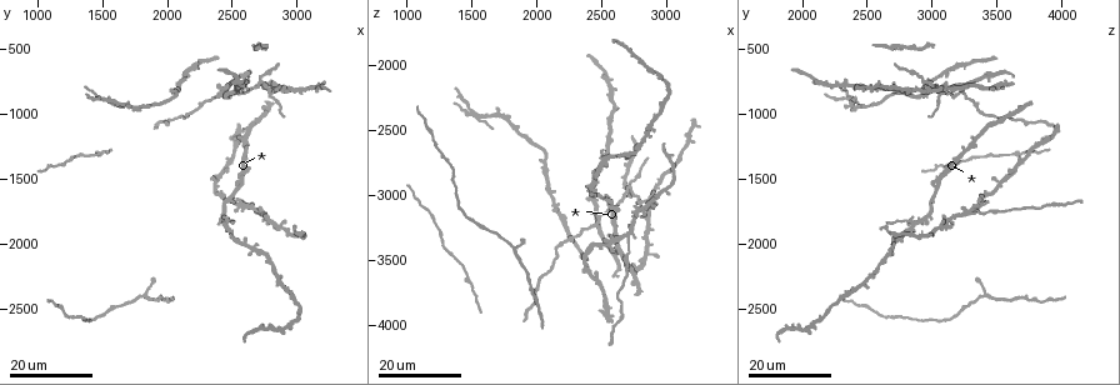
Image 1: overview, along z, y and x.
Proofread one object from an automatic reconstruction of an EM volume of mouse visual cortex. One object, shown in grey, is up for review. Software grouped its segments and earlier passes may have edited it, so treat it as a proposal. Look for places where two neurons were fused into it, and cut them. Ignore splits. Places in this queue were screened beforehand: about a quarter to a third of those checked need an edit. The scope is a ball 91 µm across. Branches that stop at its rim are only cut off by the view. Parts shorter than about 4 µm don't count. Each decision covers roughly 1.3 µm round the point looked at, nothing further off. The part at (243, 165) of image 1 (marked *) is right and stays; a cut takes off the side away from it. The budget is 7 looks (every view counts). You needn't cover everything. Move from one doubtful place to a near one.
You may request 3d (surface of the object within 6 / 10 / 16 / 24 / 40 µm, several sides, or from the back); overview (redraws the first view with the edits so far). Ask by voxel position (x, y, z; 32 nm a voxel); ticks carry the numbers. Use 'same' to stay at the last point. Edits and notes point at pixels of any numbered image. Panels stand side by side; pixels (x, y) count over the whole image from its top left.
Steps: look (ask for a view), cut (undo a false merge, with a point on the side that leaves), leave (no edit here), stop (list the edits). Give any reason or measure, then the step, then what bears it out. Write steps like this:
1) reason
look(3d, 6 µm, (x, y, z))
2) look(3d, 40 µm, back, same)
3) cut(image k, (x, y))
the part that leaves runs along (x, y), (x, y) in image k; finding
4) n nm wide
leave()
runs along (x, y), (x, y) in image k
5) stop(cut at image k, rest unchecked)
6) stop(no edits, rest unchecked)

arms part here
look(3d, 24 µm, (2680, 1740, 3300))

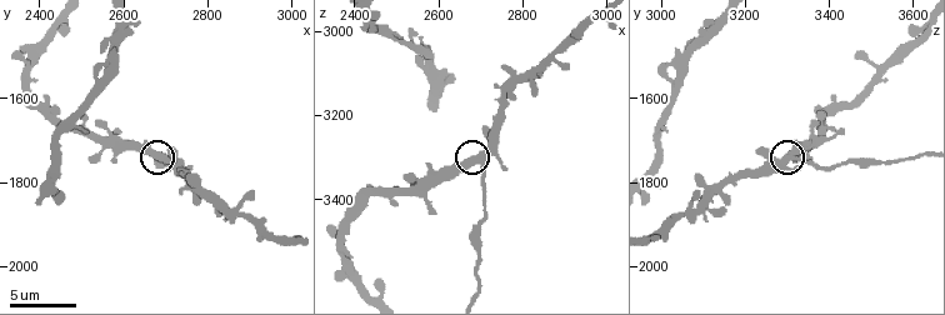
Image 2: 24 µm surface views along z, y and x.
look(3d, 10 µm, (2695, 1730, 3315))

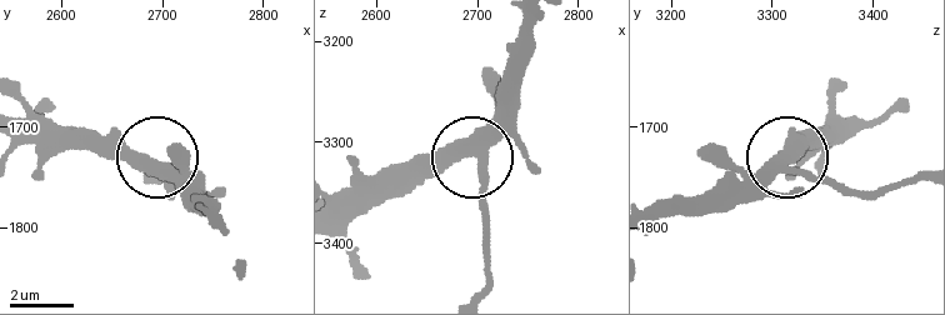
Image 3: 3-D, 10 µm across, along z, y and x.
3 arms
cut(image 3, (168, 195))
the part that leaves runs along (485, 193), (485, 288) in image 3; two neurons meet here

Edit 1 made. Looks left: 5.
redraw
look(overview)

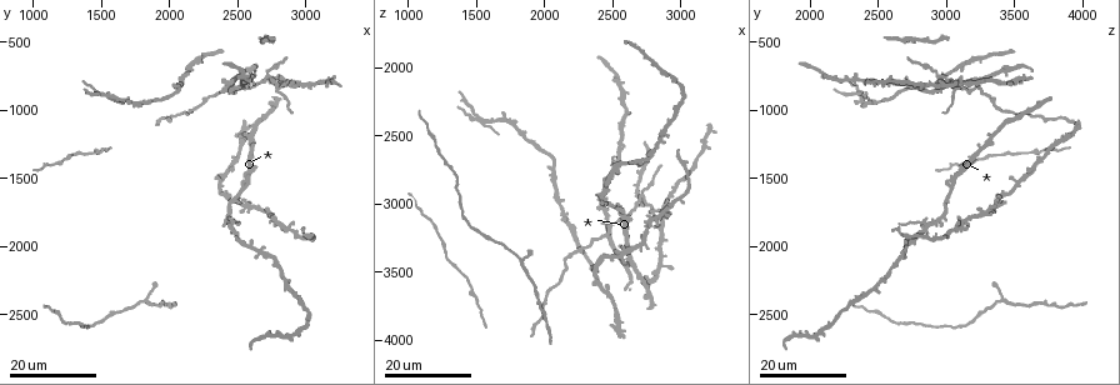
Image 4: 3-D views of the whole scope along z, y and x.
looks like a crossing
look(3d, 16 µm, (2440, 1840, 2860))

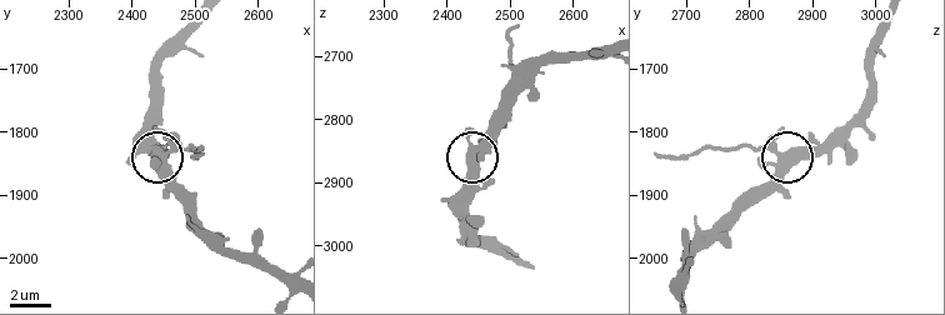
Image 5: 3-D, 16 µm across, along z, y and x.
look(3d, 6 µm, same)

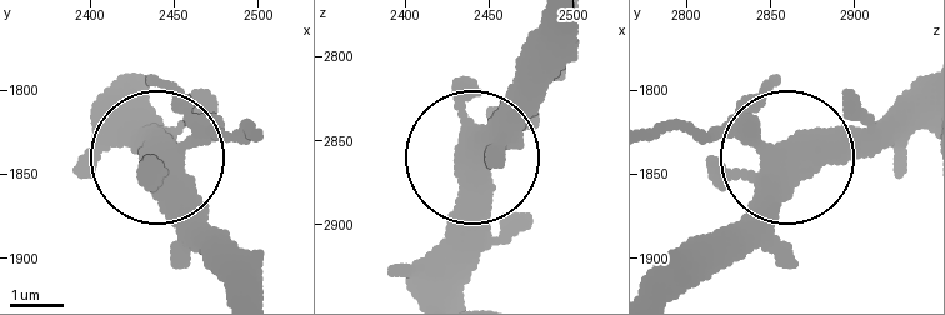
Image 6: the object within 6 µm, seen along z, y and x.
from behind
look(3d, 6 µm, back, (2448, 1844, 2848))

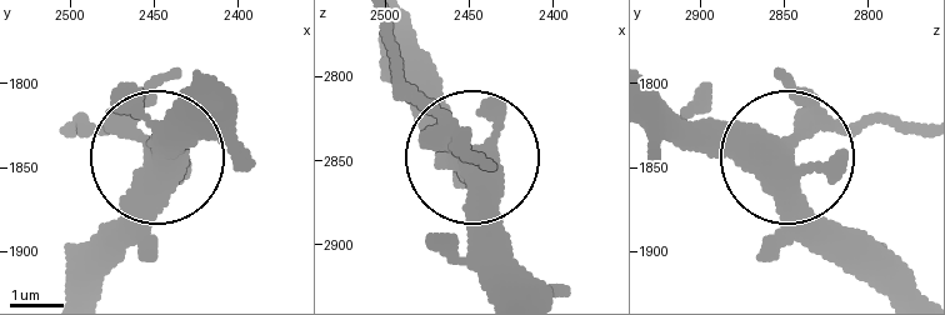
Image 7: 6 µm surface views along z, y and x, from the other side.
470 nm wide
cut(image 7, (86, 116))
the part that leaves runs along (136, 140), (70, 126) in image 7; two neurons meet here

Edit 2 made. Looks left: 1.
stop(cut at image 3, cut at image 7, rest unchecked)

